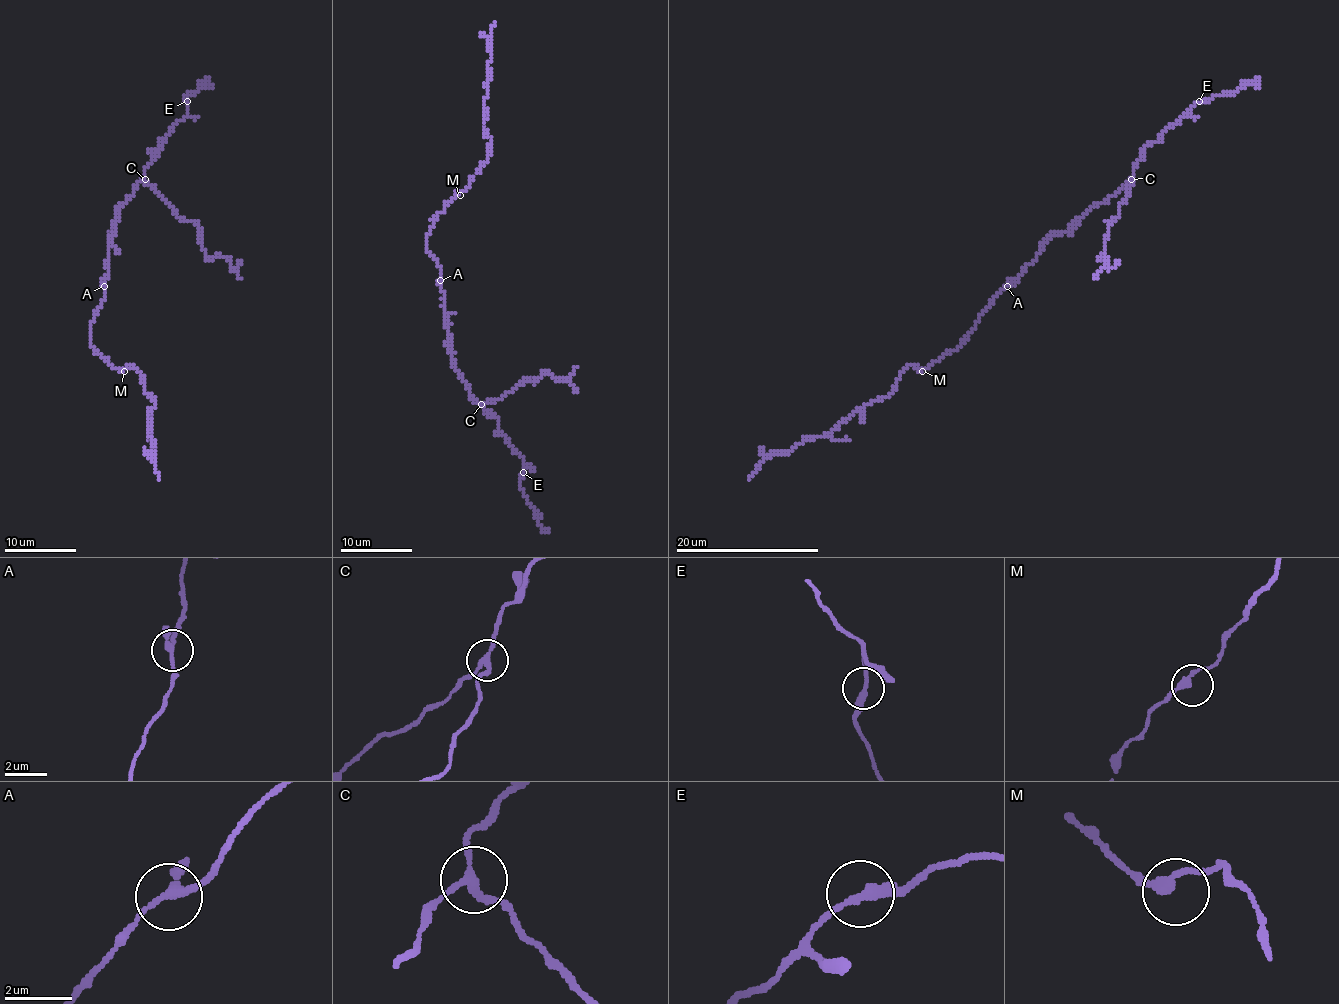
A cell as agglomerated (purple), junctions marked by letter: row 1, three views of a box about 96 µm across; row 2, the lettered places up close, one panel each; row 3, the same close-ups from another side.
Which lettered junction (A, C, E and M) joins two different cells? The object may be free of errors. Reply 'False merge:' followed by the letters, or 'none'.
False merge: C

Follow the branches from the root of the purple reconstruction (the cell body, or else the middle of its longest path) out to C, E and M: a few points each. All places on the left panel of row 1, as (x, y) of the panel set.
C: (104, 285), (116, 207), (131, 197), (133, 189), (145, 179)
E: (104, 285), (116, 207), (131, 197), (143, 170), (160, 152), (163, 137), (187, 114), (187, 101)
M: (104, 285), (104, 301), (89, 328), (89, 340), (115, 367), (124, 371)

